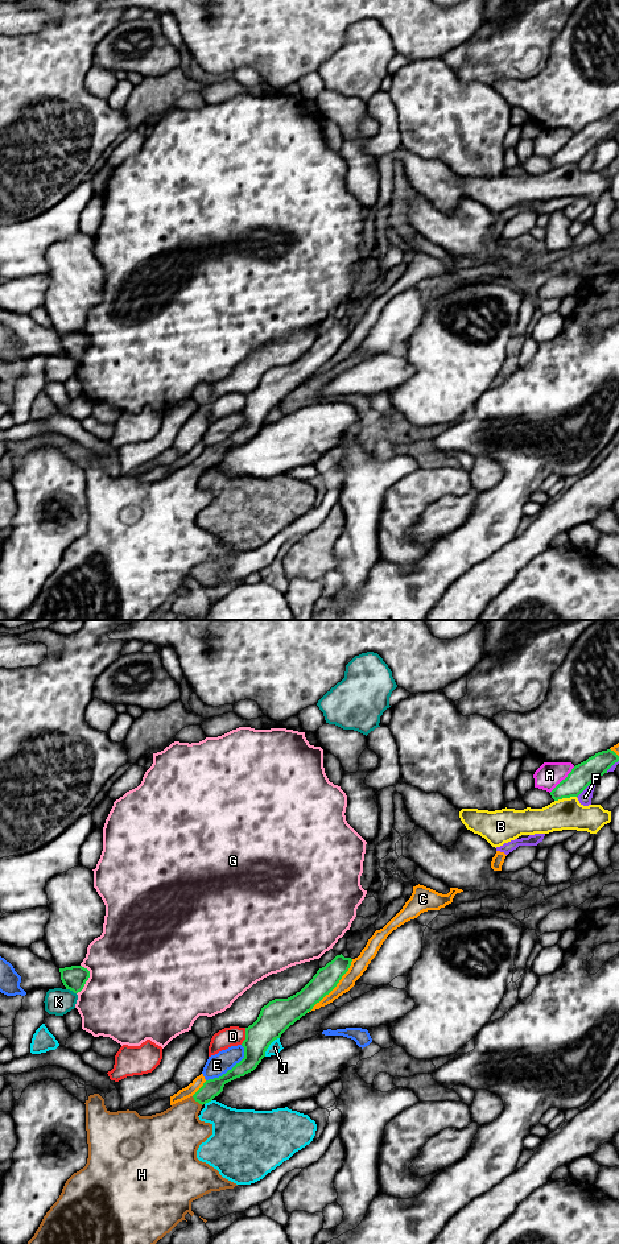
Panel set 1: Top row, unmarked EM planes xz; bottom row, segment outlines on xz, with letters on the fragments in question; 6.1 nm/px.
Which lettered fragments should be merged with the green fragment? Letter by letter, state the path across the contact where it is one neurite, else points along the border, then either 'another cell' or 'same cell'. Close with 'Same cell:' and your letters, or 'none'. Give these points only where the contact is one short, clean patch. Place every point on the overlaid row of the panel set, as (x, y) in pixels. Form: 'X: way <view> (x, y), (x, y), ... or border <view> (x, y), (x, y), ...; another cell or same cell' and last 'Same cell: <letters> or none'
A: another cell
B: another cell
C: another cell
D: another cell
E: another cell
F: another cell
G: another cell
H: way xz (213, 1087), (197, 1100), (182, 1116), (174, 1135); same cell
J: another cell
K: another cell
Same cell: H

